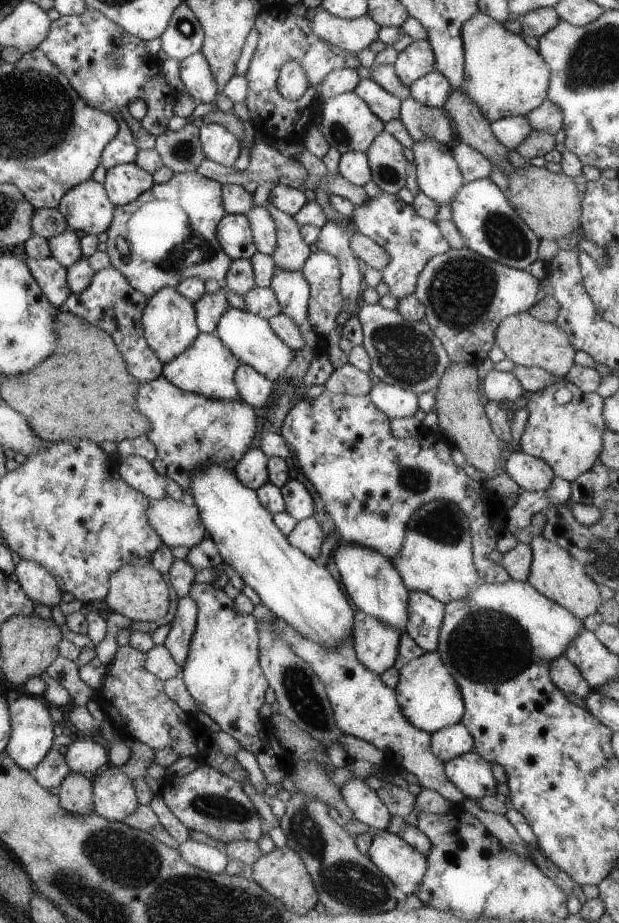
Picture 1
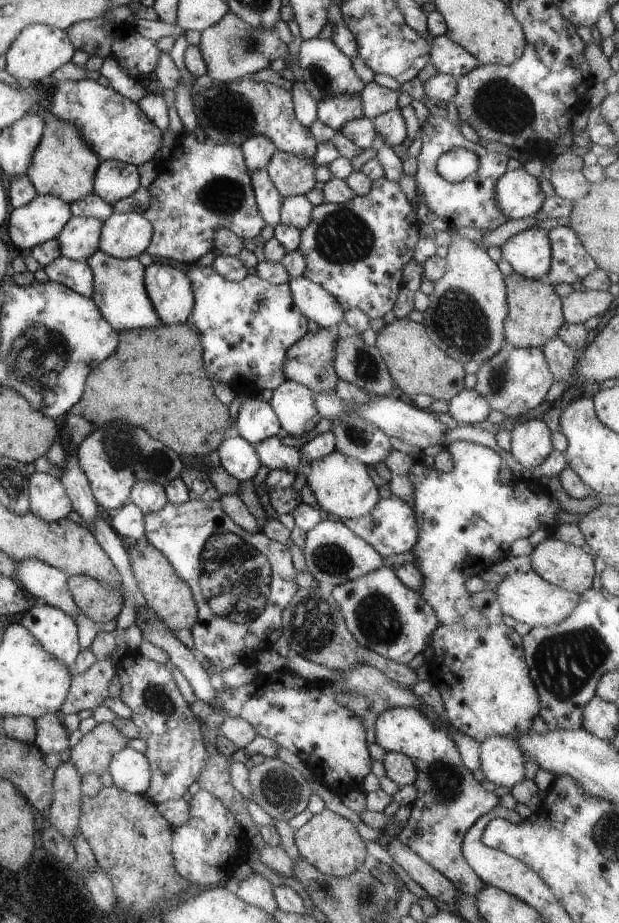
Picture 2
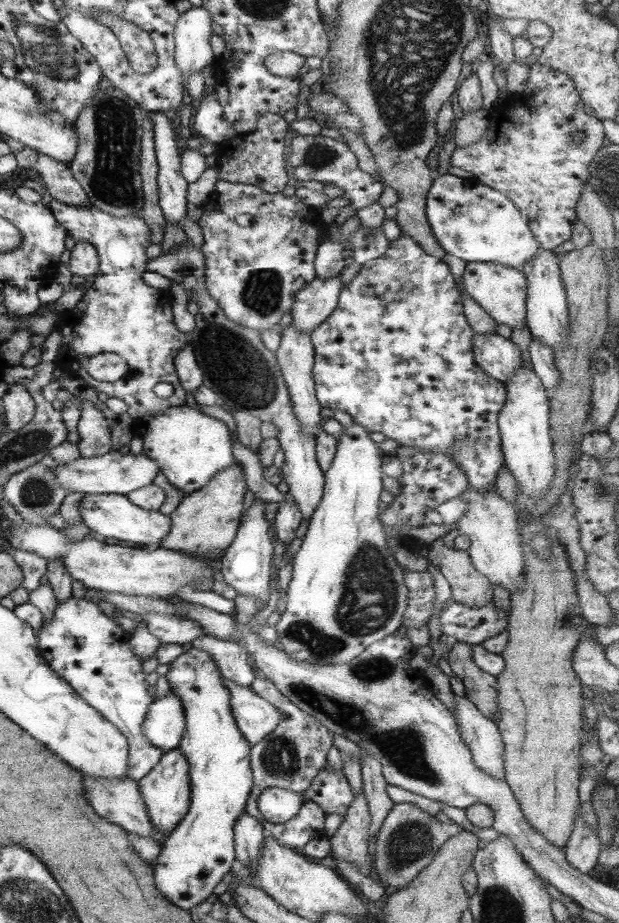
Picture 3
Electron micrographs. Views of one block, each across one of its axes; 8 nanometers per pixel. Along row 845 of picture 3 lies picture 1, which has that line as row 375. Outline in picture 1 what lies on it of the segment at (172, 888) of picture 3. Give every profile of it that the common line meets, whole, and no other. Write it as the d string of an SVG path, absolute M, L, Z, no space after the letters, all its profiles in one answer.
M200 333L198 338L182 354L164 364L161 375L176 388L192 394L202 394L206 398L238 400L238 389L234 382L239 360L215 333Z

